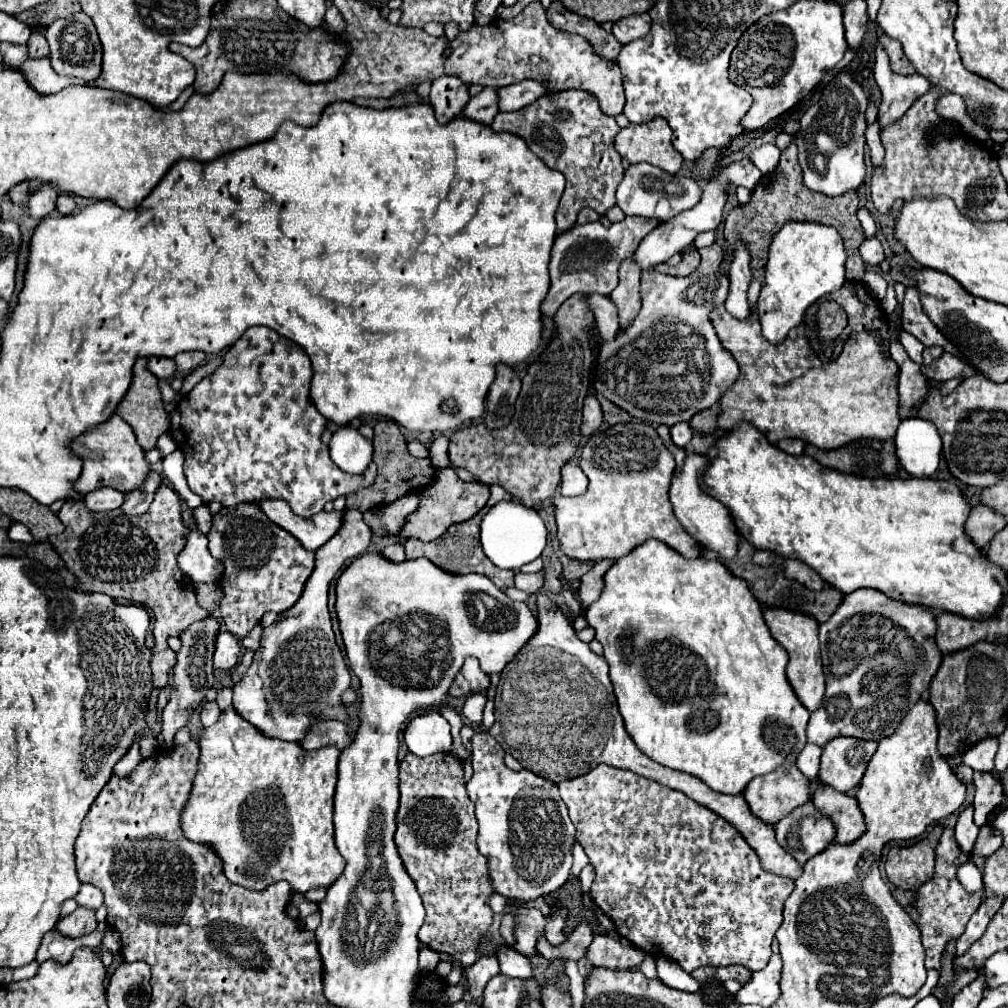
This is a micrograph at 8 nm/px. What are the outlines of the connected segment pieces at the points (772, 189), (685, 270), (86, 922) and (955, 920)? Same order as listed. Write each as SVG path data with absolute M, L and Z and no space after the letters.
M792 143L786 151L782 151L780 163L778 167L764 175L758 185L752 191L752 197L746 205L738 205L734 207L728 215L726 215L726 241L728 241L728 255L730 255L730 239L744 239L748 249L750 249L750 265L752 269L760 269L766 265L768 259L768 247L772 241L772 235L786 225L788 221L810 221L810 223L824 223L824 225L832 225L838 229L838 233L844 239L844 247L848 253L848 261L846 261L846 279L854 279L854 281L862 281L864 273L866 273L866 265L860 257L860 245L866 239L860 221L856 219L856 209L858 209L858 191L846 191L838 197L828 197L816 191L810 191L804 185L802 179L802 169L798 163L798 149L796 143Z
M690 249L690 251L684 251L682 261L678 265L670 267L662 263L662 265L656 265L656 269L666 275L690 275L698 267L698 261L700 261L700 253L696 249Z
M78 907L72 915L68 917L62 917L56 925L56 929L66 935L66 937L82 937L82 935L88 935L94 931L94 925L96 919L94 919L94 911L92 909L84 909L84 907Z
M944 829L942 831L934 853L936 853L934 877L930 881L926 881L916 891L916 897L914 897L914 901L910 905L920 915L920 919L916 921L916 925L920 927L922 943L924 943L924 949L926 949L926 969L940 971L942 969L942 955L946 951L946 945L950 941L956 941L964 933L968 919L972 917L972 913L984 901L984 893L982 891L968 893L960 885L960 881L958 881L958 875L956 875L958 873L958 867L964 865L964 863L968 863L970 861L970 855L966 855L966 853L960 851L960 847L956 843L956 837L954 837L954 829Z

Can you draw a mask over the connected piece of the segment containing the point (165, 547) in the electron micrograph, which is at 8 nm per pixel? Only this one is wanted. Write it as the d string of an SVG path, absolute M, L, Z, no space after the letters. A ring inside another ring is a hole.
M162 487L148 509L146 515L128 517L122 509L108 513L94 513L84 507L82 501L66 501L58 511L58 519L64 523L64 533L50 537L56 553L64 559L68 571L76 575L80 593L106 593L110 597L120 597L142 605L152 613L152 685L154 689L164 689L168 685L170 669L174 667L174 651L166 645L166 639L178 635L182 627L188 627L194 621L206 619L204 611L196 603L194 583L180 571L176 565L176 555L186 543L190 527L182 521L180 499L174 489ZM96 577L124 577L124 583L118 581L100 581Z

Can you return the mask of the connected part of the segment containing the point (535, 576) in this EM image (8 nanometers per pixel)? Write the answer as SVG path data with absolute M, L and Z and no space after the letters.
M544 571L530 573L530 575L516 573L516 589L528 591L528 593L538 593L542 589L542 585L544 585Z

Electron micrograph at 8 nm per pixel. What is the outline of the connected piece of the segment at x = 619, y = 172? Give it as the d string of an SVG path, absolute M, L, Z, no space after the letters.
M562 91L562 95L542 95L534 103L512 113L498 113L490 125L494 131L504 131L522 137L532 153L550 169L564 173L566 191L562 193L556 225L564 233L576 223L580 209L590 207L604 215L616 205L616 187L624 177L620 155L614 151L614 137L620 131L614 117L602 115L596 99L586 91Z

